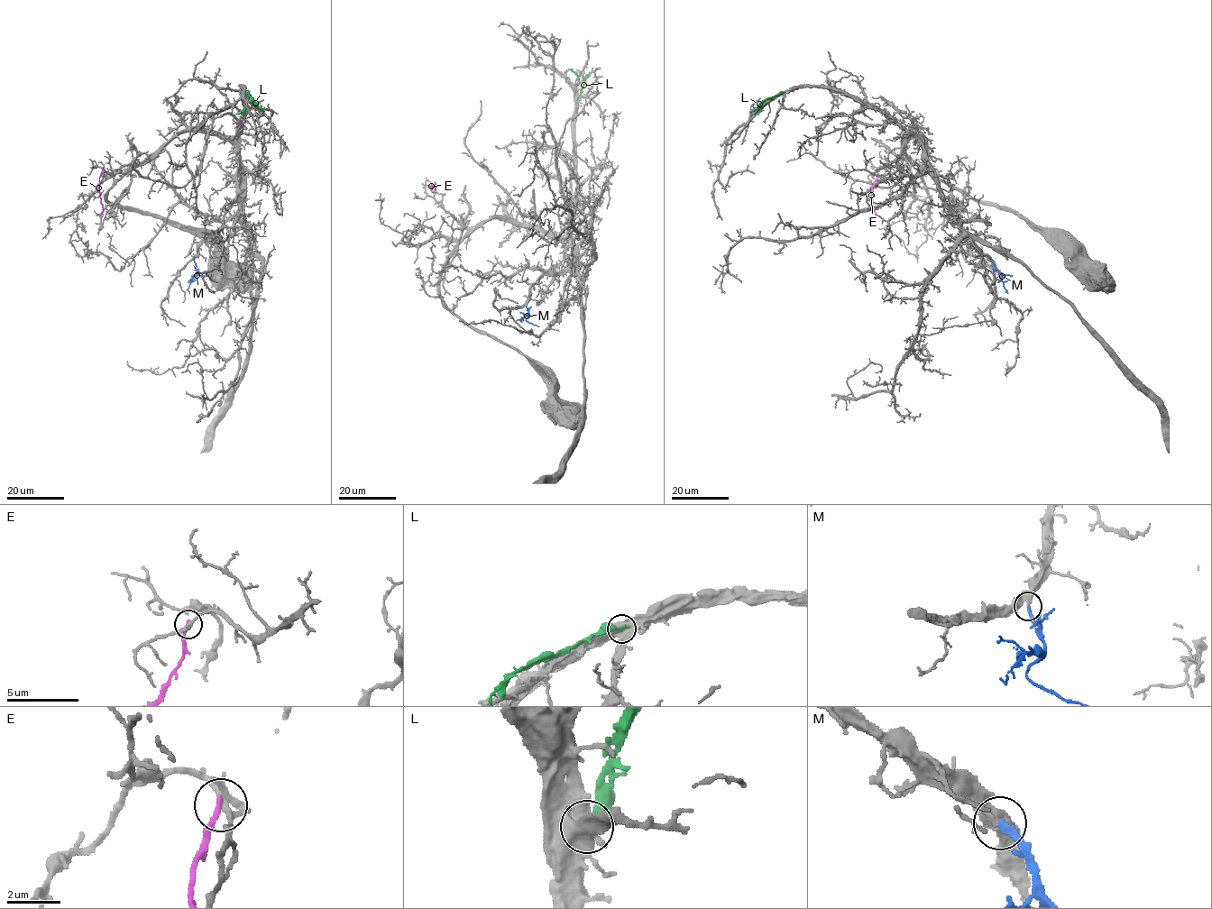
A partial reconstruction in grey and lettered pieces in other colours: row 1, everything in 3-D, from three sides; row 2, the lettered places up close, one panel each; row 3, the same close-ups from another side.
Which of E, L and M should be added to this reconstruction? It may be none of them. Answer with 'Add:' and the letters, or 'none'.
Add: M

